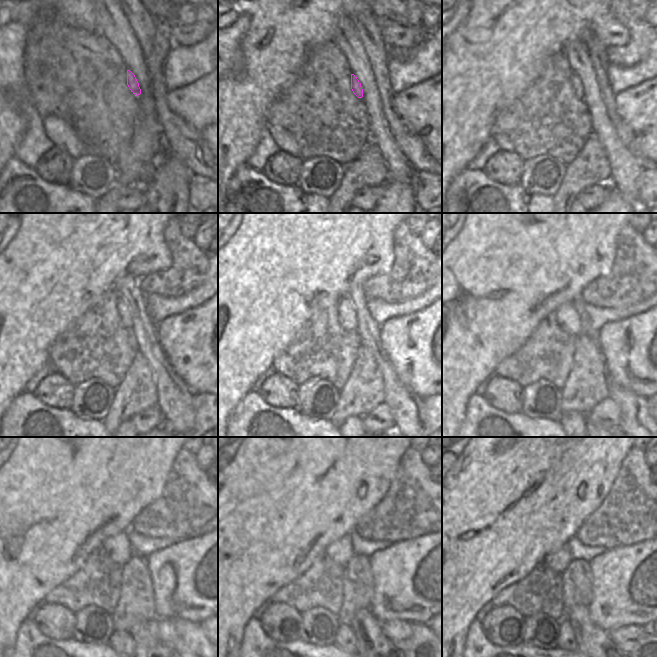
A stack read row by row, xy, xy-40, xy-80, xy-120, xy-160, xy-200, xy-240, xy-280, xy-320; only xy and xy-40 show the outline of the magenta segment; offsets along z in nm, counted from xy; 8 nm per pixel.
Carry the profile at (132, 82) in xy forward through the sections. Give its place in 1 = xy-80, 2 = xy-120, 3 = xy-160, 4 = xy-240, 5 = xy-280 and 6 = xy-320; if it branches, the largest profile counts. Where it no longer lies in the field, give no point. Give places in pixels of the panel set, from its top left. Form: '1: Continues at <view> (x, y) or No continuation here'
1: Continues at xy-80 (576, 83)
2: Continues at xy-120 (122, 306)
3: Continues at xy-160 (345, 310)
4: Continues at xy-240 (117, 547)
5: Continues at xy-280 (340, 551)
6: Continues at xy-320 (558, 561).

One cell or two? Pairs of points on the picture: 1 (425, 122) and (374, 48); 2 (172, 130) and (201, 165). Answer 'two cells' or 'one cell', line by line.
1: two cells
2: one cell

